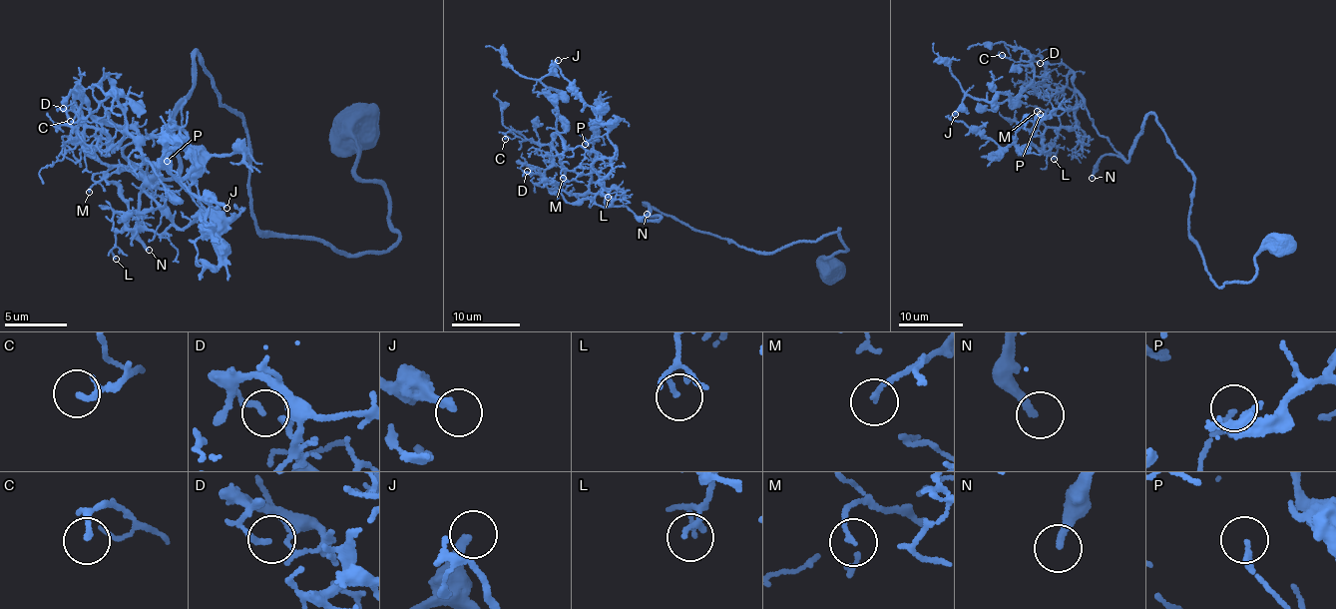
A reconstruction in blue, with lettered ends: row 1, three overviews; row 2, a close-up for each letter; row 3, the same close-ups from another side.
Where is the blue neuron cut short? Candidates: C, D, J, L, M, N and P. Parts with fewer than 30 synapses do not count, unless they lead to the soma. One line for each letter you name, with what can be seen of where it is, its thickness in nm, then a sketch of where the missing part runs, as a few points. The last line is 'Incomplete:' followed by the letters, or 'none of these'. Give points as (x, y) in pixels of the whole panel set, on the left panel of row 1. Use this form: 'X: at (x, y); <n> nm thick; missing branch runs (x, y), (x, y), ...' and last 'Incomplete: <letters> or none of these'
N: at (149, 250); 240 nm thick
Incomplete: N

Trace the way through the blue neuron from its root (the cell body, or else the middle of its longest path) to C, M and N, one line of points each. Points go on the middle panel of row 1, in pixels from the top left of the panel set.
C: (828, 268), (847, 250), (838, 230), (759, 253), (646, 203), (659, 221), (573, 194), (551, 145), (505, 139)
M: (828, 268), (847, 250), (838, 230), (759, 253), (565, 185), (570, 203), (602, 179), (564, 168), (563, 178)
N: (828, 268), (826, 259), (847, 250), (838, 230), (768, 254), (646, 203), (659, 220), (636, 218), (647, 214)

